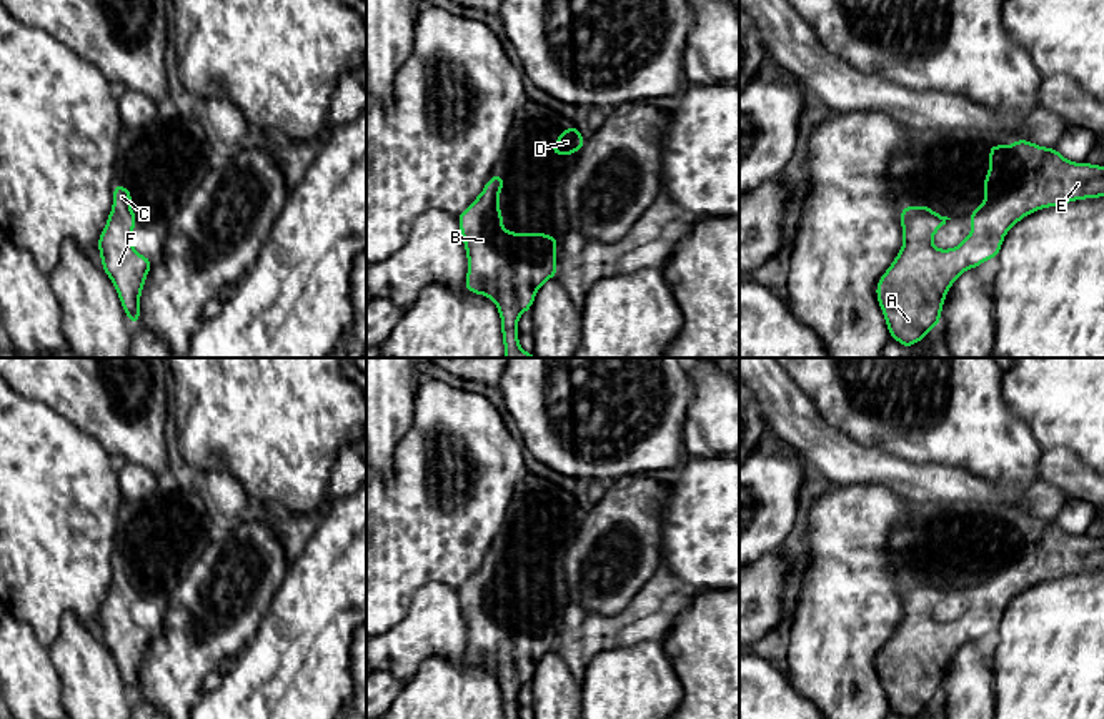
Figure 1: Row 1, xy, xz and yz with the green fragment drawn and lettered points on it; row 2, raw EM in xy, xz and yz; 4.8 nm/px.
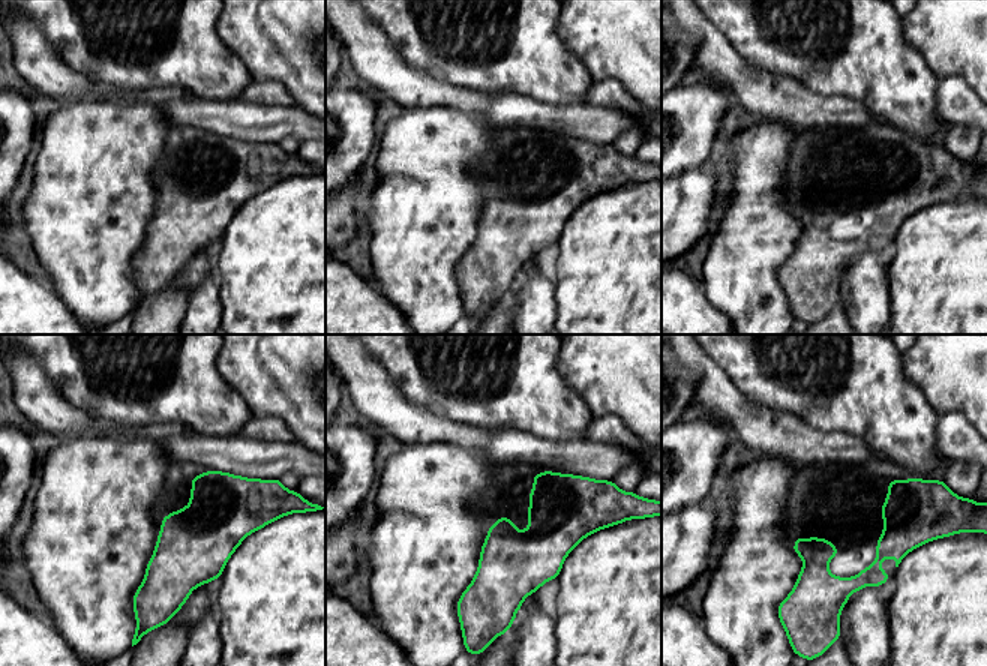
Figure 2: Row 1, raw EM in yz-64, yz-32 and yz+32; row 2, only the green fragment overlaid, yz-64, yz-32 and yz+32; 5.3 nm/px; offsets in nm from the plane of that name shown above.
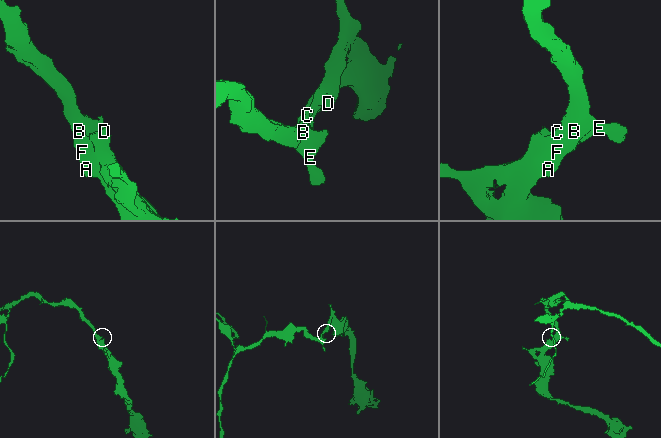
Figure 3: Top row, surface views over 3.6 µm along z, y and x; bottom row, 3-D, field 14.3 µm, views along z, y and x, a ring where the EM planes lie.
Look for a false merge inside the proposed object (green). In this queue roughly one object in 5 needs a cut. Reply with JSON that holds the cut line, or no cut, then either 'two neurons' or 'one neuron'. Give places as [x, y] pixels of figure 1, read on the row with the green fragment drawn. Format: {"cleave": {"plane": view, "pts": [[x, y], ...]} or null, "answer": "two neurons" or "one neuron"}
{"cleave": null, "answer": "one neuron"}

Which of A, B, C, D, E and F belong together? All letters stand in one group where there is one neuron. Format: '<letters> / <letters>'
A B C D E F

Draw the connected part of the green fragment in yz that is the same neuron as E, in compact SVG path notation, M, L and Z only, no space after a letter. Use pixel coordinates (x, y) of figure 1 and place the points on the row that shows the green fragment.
M1019 138L1009 145L991 145L989 148L989 170L982 181L984 203L972 210L969 220L972 223L971 233L962 238L962 243L956 248L939 250L932 245L932 236L941 226L946 225L947 216L941 216L924 203L918 206L901 208L901 228L904 243L896 255L893 265L884 271L876 286L876 296L884 315L889 336L899 341L904 348L919 343L934 326L941 321L941 311L946 295L951 285L971 268L977 268L981 263L997 258L1002 246L1002 240L1007 231L1021 221L1024 216L1049 206L1059 206L1067 201L1087 200L1104 196L1104 166L1091 165L1087 161L1074 163L1066 160L1056 148L1039 146L1024 138Z

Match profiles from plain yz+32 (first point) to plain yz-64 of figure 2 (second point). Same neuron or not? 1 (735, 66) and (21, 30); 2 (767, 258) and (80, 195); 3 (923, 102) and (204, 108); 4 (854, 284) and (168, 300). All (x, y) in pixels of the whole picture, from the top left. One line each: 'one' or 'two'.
1: one
2: one
3: two
4: two

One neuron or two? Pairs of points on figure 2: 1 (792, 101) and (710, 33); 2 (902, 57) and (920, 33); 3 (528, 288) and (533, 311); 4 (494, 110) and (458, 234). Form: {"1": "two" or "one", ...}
{"1": "one", "2": "two", "3": "one", "4": "two"}

